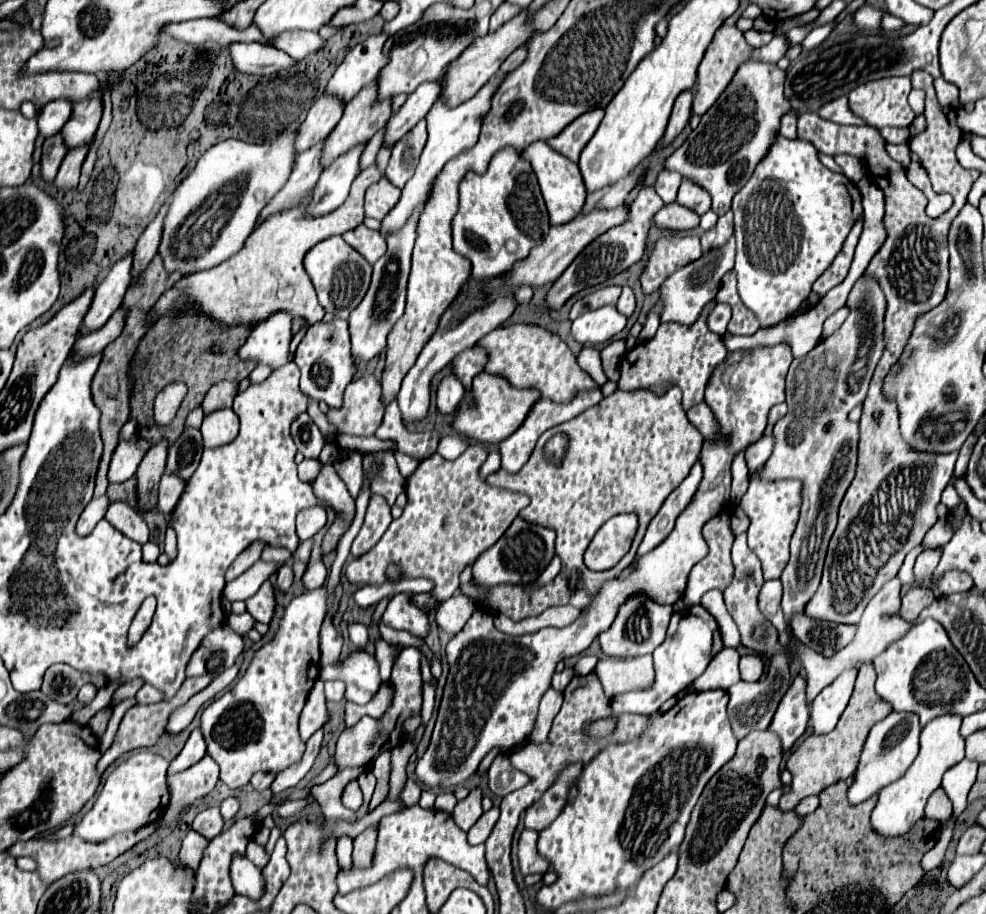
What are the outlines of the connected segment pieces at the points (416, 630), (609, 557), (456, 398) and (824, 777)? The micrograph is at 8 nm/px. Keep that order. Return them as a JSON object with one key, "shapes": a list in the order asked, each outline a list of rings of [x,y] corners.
{"shapes":[[[[400,593],[390,599],[382,615],[382,623],[394,629],[406,629],[416,637],[426,637],[428,633],[428,615],[422,615],[420,609],[408,601],[406,593]]],[[[632,513],[608,519],[590,541],[584,555],[584,563],[594,571],[604,571],[614,567],[628,553],[636,527],[638,519]]],[[[450,373],[448,377],[444,377],[444,379],[440,381],[436,403],[438,403],[438,409],[440,409],[442,413],[454,413],[462,397],[464,397],[464,385],[462,385],[462,381],[456,377],[456,373]]],[[[862,667],[854,685],[854,693],[850,697],[850,703],[846,707],[846,711],[842,713],[838,725],[834,731],[826,733],[826,735],[810,735],[786,761],[788,771],[792,773],[792,791],[788,795],[780,797],[780,809],[786,811],[786,807],[796,805],[800,799],[810,797],[810,795],[820,795],[820,791],[824,791],[828,785],[840,781],[840,779],[848,779],[852,775],[854,767],[854,759],[858,759],[858,753],[862,749],[864,737],[870,731],[870,727],[874,723],[878,723],[880,719],[884,719],[890,713],[888,703],[884,703],[876,691],[874,691],[874,681],[876,681],[876,673],[874,667]]]]}

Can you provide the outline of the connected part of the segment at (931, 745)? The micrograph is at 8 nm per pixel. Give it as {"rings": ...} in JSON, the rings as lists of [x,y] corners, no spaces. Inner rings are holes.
{"rings":[[[942,715],[932,719],[920,733],[920,753],[914,763],[908,767],[902,779],[884,787],[878,795],[878,803],[870,815],[872,829],[884,837],[894,839],[898,835],[906,835],[916,821],[924,817],[924,807],[928,797],[940,787],[942,775],[964,759],[964,739],[960,737],[962,719],[956,715]]]}

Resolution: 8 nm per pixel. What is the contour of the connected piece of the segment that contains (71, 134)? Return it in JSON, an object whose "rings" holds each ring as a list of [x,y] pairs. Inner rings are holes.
{"rings":[[[98,97],[80,101],[74,105],[72,117],[60,131],[68,151],[90,143],[90,139],[94,137],[94,133],[98,129],[100,117],[102,117],[102,101]]]}

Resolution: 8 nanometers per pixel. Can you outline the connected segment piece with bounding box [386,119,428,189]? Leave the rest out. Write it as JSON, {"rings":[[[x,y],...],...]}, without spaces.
{"rings":[[[424,119],[412,129],[408,131],[408,135],[404,135],[404,139],[400,139],[394,147],[392,147],[392,157],[386,169],[386,177],[396,185],[396,187],[404,187],[404,183],[412,177],[412,171],[416,169],[420,151],[424,149],[428,131],[424,127]]]}

